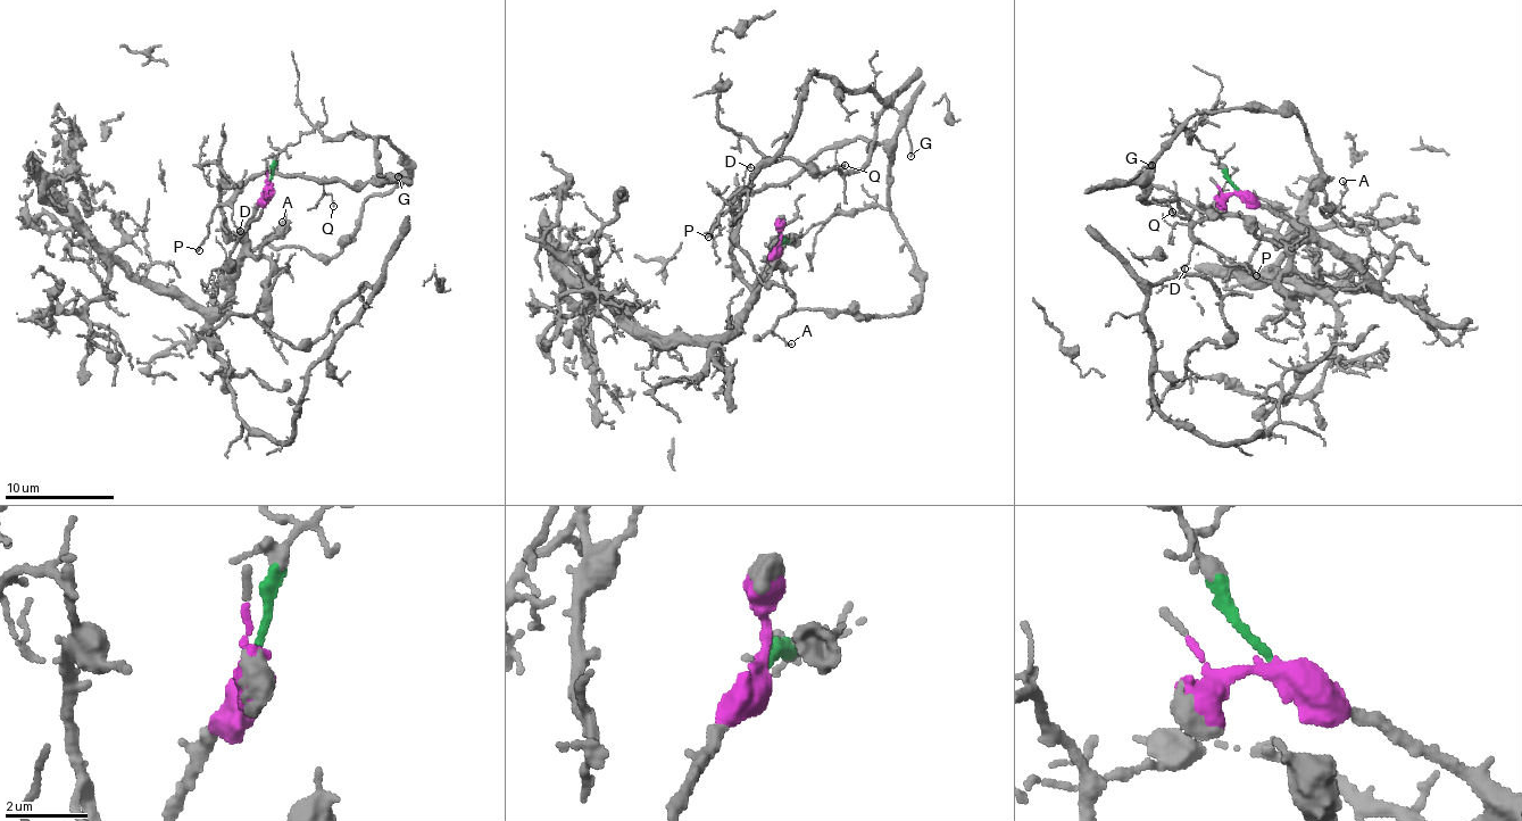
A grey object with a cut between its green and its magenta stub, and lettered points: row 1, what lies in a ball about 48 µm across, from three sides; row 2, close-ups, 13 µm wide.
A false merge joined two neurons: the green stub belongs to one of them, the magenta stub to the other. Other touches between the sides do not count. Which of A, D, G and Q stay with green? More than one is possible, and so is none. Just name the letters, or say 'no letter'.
A, D, G, Q

